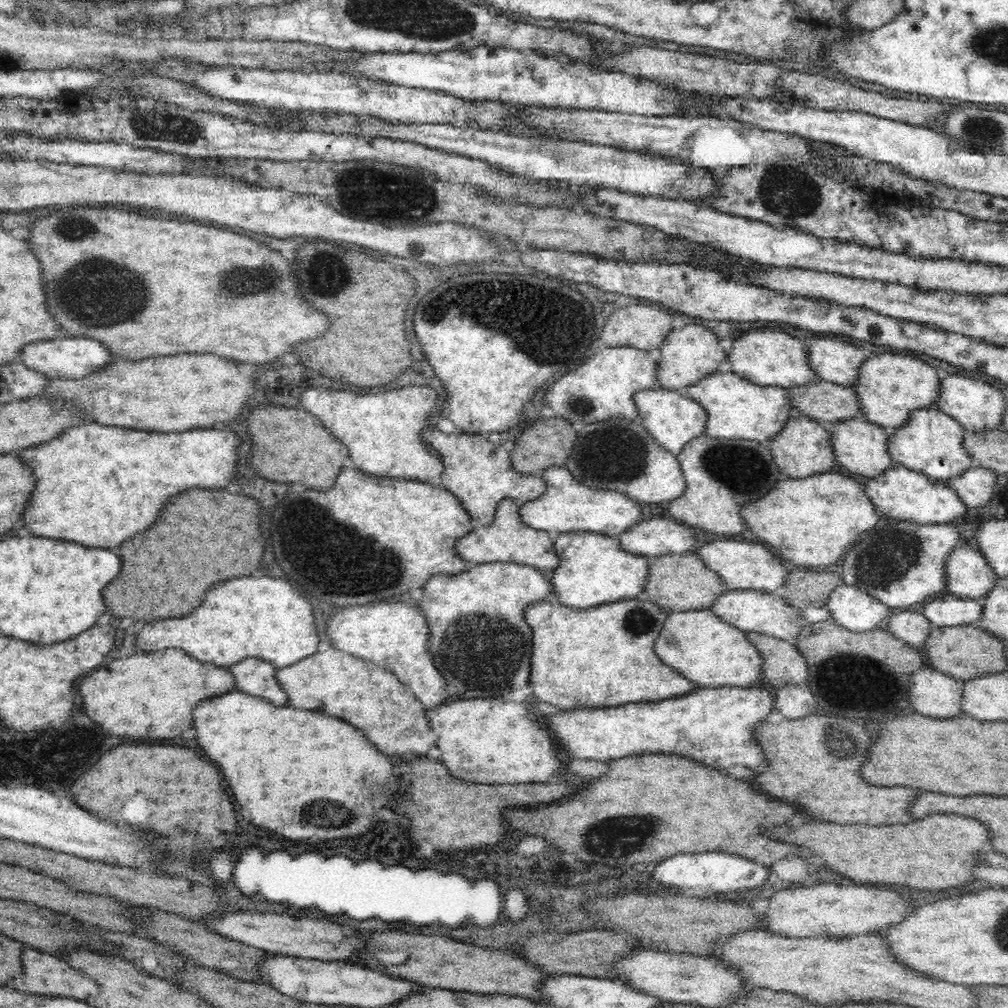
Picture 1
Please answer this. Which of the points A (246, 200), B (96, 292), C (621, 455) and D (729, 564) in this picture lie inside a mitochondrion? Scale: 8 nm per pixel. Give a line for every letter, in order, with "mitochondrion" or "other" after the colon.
A: other
B: mitochondrion
C: mitochondrion
D: other

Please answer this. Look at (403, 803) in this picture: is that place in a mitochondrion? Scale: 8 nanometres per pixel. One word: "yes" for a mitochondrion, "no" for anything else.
no

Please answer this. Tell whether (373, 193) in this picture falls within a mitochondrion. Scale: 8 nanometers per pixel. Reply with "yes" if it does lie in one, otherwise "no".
yes

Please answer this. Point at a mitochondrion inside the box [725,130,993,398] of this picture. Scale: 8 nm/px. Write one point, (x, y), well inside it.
(789, 192)

